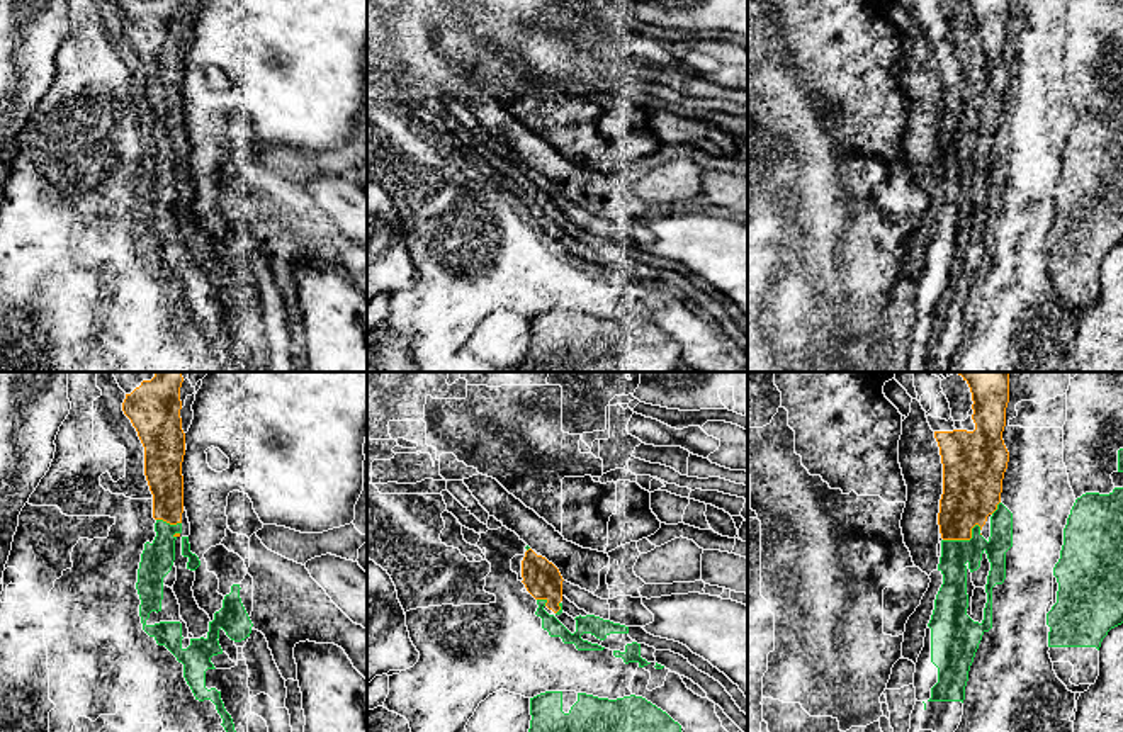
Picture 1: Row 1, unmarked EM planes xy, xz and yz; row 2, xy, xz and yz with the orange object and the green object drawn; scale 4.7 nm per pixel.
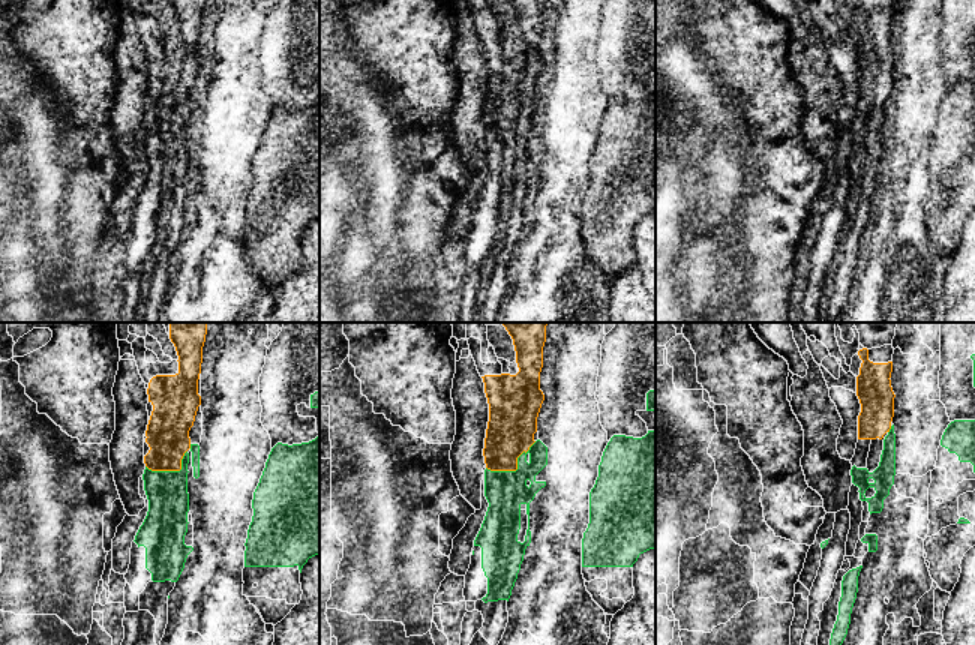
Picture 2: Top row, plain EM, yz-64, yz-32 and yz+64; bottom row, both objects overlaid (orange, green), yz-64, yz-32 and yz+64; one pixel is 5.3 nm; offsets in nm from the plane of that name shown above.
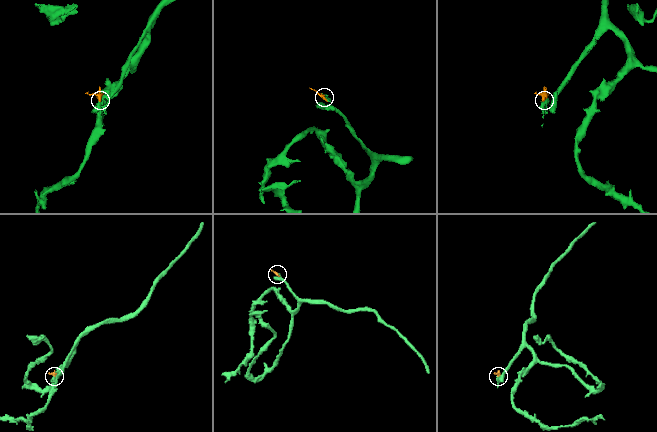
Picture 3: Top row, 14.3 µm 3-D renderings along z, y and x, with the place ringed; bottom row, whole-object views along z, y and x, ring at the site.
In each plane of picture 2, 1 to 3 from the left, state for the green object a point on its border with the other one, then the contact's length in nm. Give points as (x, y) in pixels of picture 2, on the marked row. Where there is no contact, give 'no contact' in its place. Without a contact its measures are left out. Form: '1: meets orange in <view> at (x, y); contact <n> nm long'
1: meets orange in yz-64 at (171, 470); contact 240 nm long
2: meets orange in yz-32 at (515, 470); contact 300 nm long
3: meets orange in yz+64 at (890, 428); contact 40 nm long

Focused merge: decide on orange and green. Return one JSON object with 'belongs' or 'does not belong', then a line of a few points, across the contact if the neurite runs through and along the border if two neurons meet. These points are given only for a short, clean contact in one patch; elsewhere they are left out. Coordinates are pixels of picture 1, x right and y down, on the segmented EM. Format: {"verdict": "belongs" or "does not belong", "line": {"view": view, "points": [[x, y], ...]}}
{"verdict": "does not belong", "line": {"view": "yz", "points": [[981, 527], [976, 525], [969, 539], [943, 540]]}}

